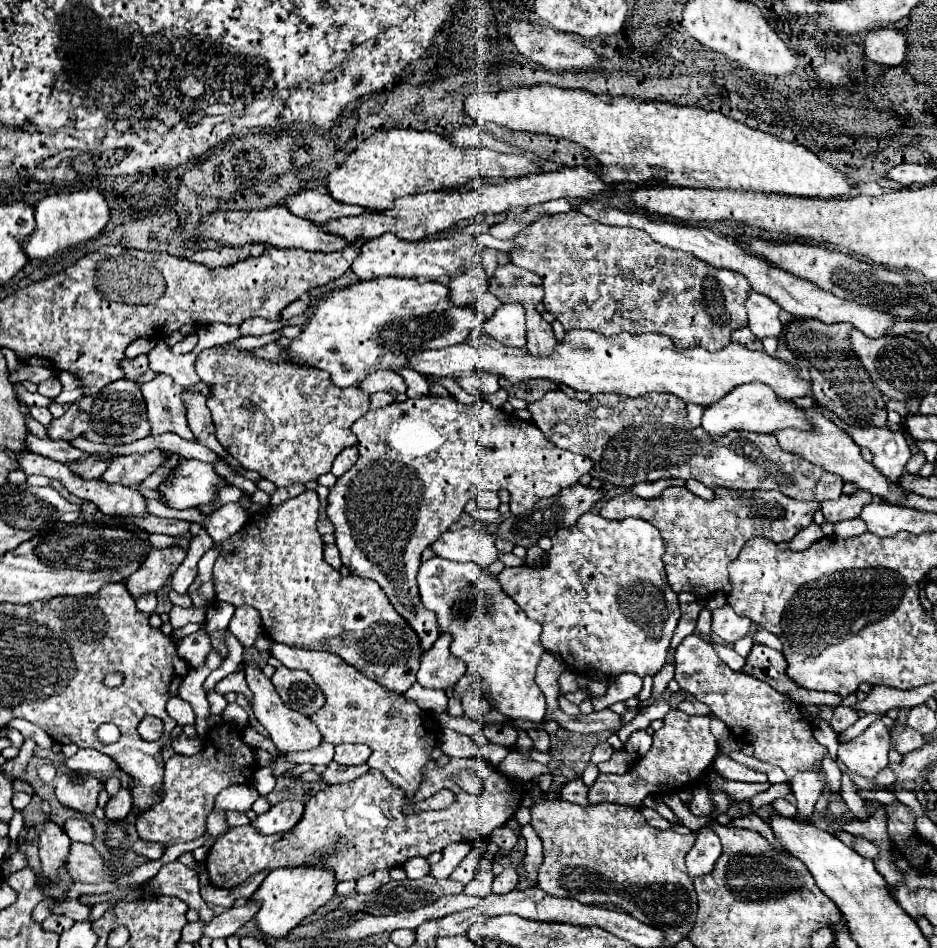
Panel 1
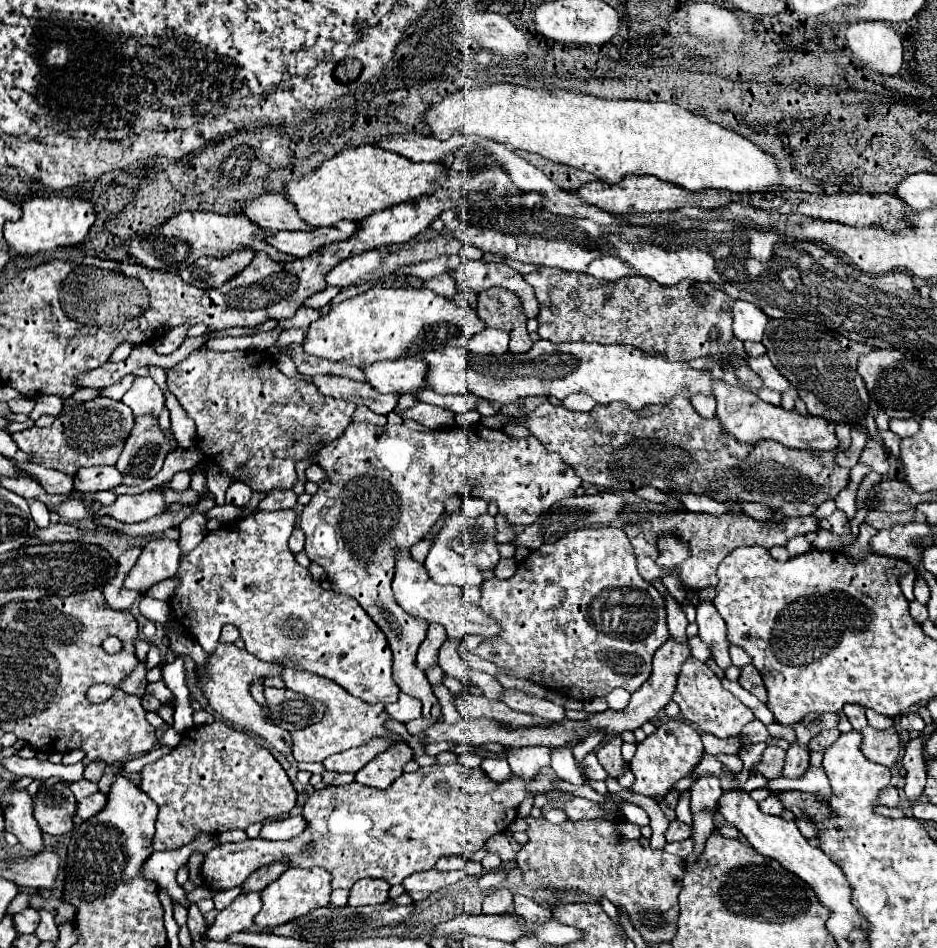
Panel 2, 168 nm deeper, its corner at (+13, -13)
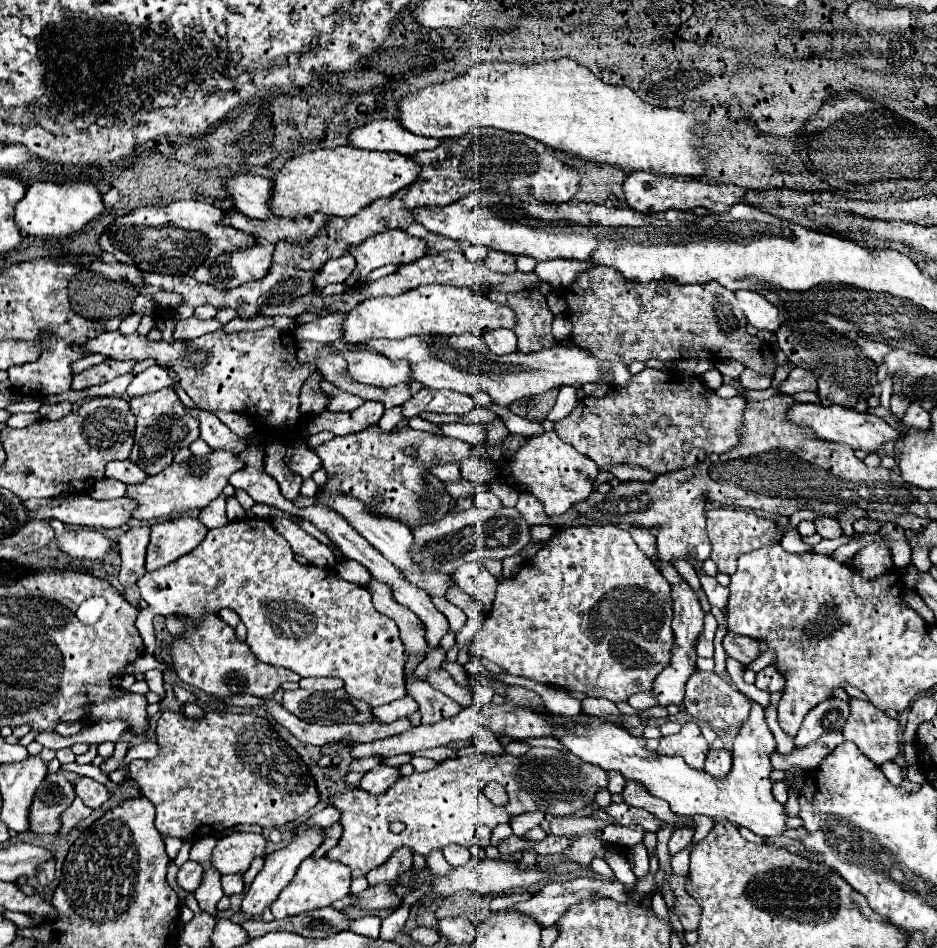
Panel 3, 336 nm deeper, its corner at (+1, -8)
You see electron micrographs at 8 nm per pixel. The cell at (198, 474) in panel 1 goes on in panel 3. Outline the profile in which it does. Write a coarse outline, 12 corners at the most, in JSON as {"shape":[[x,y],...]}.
{"shape":[[63,500],[31,510],[29,518],[121,528],[133,518],[135,500]]}

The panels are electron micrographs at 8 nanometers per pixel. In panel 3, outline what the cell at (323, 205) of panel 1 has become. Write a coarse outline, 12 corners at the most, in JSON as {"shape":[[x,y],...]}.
{"shape":[[259,176],[223,180],[237,210],[271,218],[271,180]]}

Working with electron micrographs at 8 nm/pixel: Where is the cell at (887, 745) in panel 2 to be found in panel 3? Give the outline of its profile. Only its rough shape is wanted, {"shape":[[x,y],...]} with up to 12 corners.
{"shape":[[849,702],[843,726],[875,764],[899,754],[899,722],[871,702]]}

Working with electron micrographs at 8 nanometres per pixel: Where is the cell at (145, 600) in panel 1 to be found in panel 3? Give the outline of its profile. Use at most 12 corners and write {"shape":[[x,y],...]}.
{"shape":[[129,528],[119,536],[123,588],[145,572],[149,528]]}

